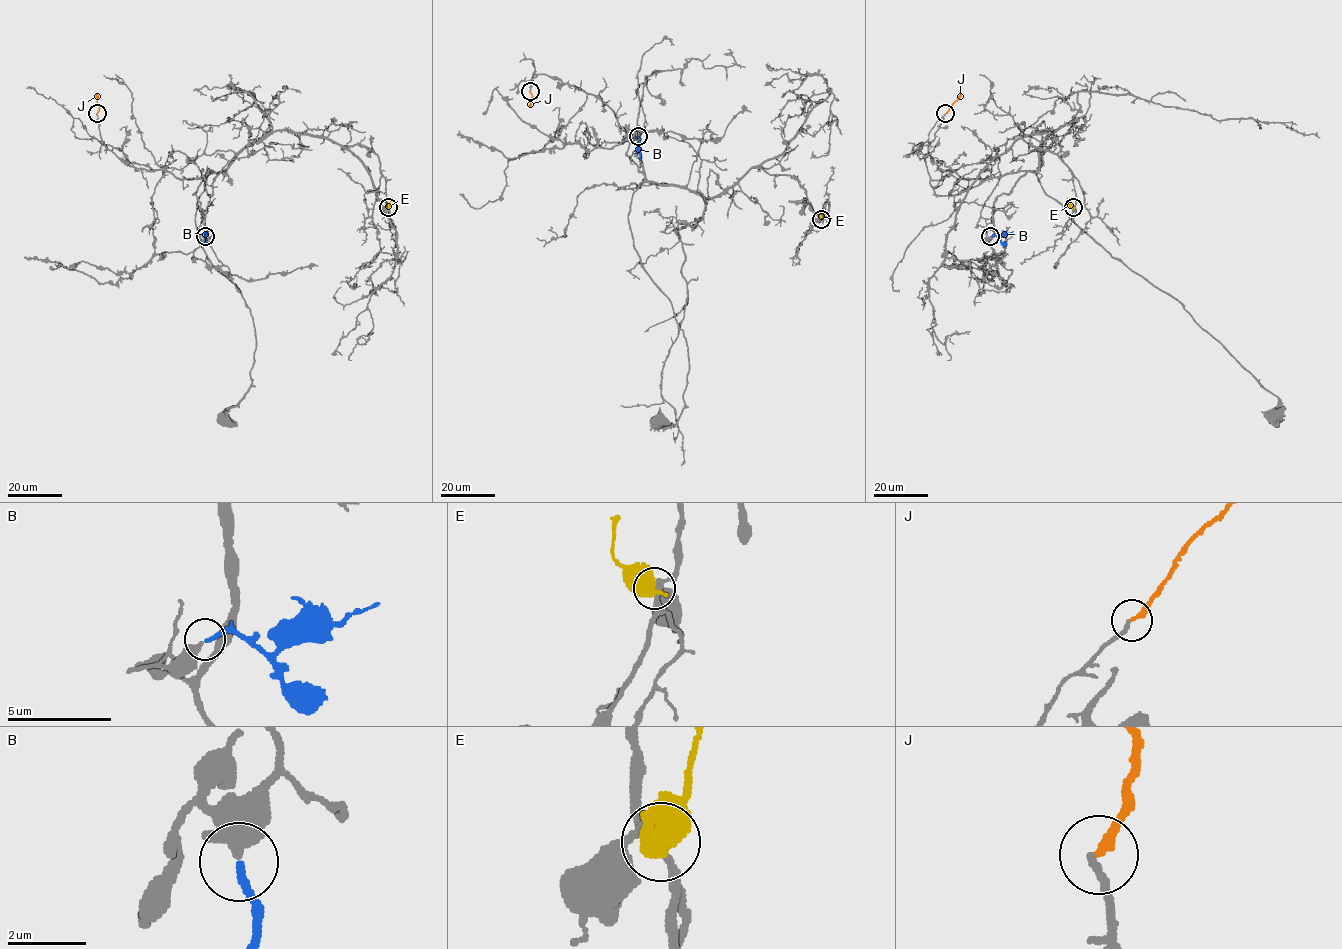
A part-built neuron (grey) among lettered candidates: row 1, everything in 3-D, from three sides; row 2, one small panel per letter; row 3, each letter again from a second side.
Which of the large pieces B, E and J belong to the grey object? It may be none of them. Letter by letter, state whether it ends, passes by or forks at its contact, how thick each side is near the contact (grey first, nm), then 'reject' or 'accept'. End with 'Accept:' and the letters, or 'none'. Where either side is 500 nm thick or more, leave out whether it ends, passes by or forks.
B: it ends there; 420 nm thick on the grey side, 190 nm on the other; accept
E: 240 nm thick on the grey side, 700 nm on the other; reject
J: it ends there; 190 nm thick on the grey side, 240 nm on the other; reject
Accept: B

